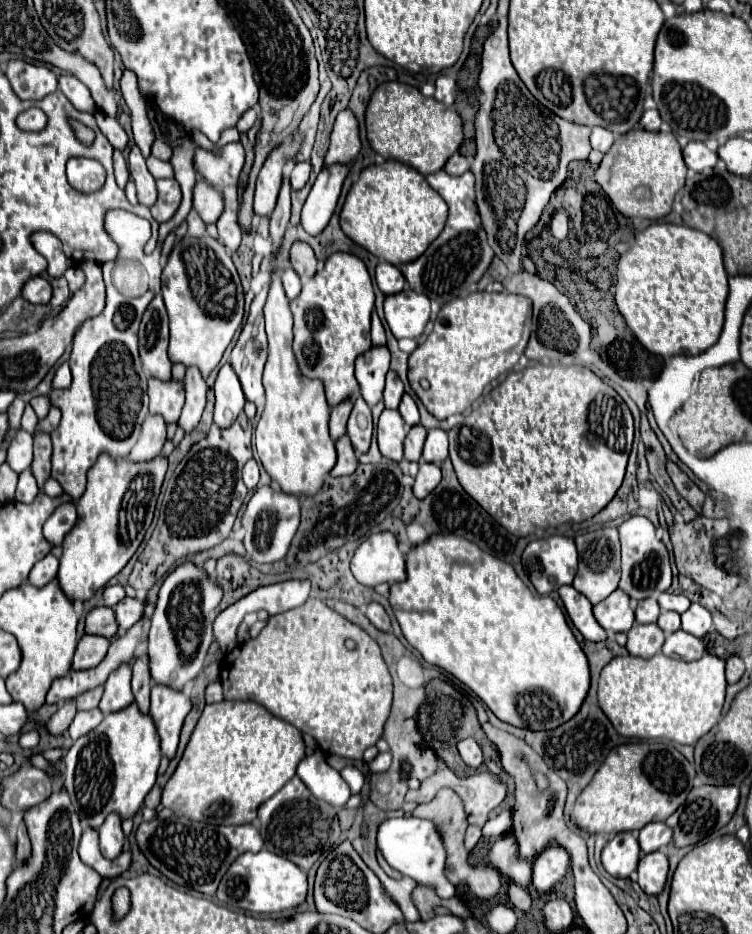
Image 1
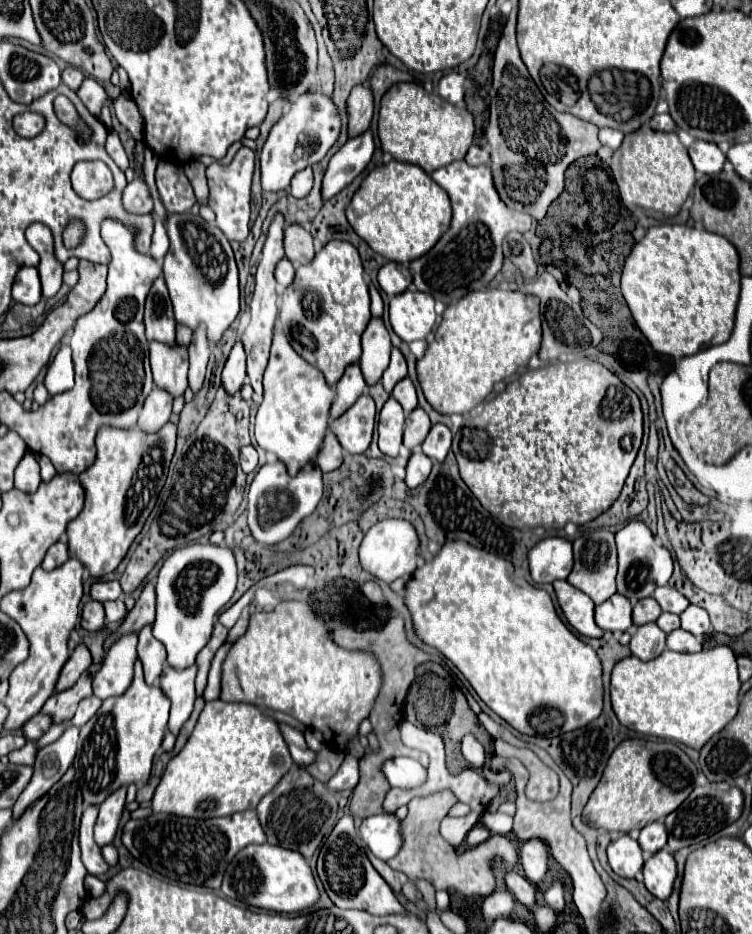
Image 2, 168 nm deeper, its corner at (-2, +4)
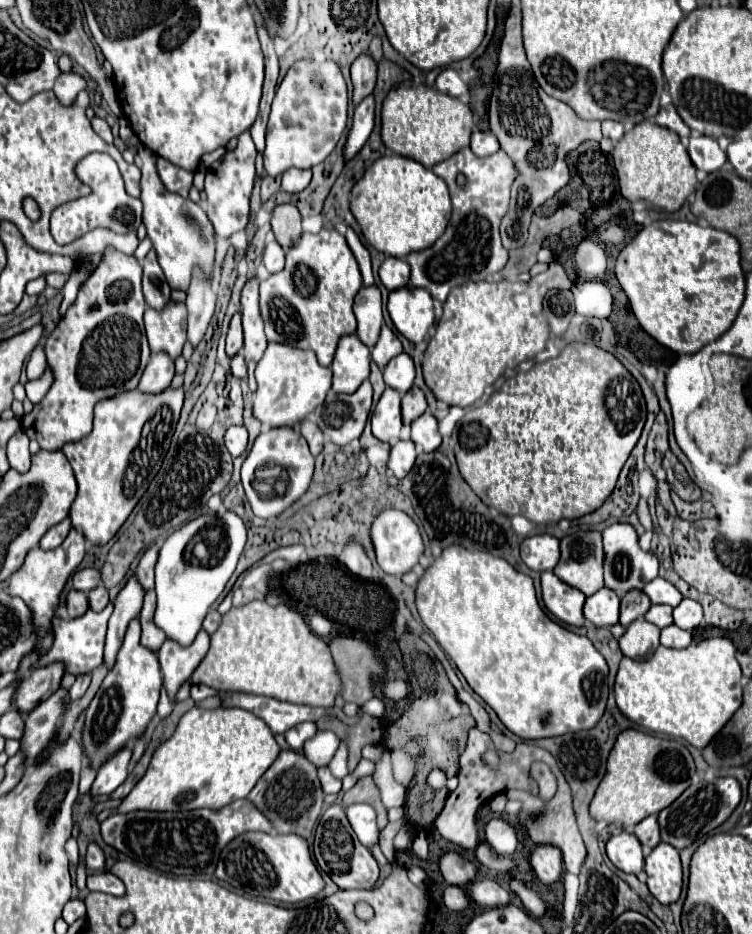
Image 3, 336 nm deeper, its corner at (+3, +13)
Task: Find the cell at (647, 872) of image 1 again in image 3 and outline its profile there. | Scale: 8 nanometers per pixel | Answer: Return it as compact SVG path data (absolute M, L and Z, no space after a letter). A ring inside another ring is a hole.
M659 843L645 859L647 887L653 897L671 905L681 897L683 891L683 867L679 859L679 851L667 843Z

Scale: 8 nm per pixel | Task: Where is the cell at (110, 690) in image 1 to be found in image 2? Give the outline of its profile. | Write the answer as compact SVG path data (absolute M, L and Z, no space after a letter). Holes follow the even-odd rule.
M136 634L122 636L110 652L104 658L104 664L100 672L94 676L94 694L100 700L106 700L108 696L120 696L120 692L128 690L128 684L132 684L132 664L136 662Z

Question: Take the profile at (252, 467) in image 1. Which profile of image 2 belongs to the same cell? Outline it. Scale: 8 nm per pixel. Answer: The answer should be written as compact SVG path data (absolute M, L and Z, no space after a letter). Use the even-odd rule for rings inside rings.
M244 446L242 452L240 452L240 464L242 464L242 470L246 474L254 472L256 466L258 466L258 452L254 450L254 446Z

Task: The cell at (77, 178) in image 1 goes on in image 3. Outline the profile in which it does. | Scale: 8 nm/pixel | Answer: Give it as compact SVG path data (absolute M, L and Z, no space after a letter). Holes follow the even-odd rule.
M91 153L91 155L87 155L77 165L77 177L91 188L91 193L87 197L83 197L83 199L73 201L71 217L65 217L65 205L55 209L55 213L51 215L51 233L53 233L57 243L71 243L73 239L85 235L87 231L91 231L95 227L107 227L107 229L111 229L115 233L131 233L131 231L135 231L141 225L143 203L139 199L133 199L133 197L129 197L125 193L125 183L123 183L123 177L119 173L119 167L117 167L117 163L109 155L106 153Z

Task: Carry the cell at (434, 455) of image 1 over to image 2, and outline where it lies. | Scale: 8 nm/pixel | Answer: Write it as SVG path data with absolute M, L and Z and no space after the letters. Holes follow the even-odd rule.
M434 424L432 430L428 432L426 440L422 442L422 452L424 452L428 458L440 462L440 460L446 458L448 450L450 450L450 442L452 442L452 432L448 430L448 426L444 426L444 424Z

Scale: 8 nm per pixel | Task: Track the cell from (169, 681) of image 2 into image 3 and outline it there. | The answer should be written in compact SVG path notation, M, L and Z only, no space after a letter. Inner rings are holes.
M205 629L199 631L199 635L189 647L179 647L173 639L165 639L157 655L165 677L165 689L171 699L183 685L183 679L191 677L191 673L207 655L207 651L209 651L209 633Z

